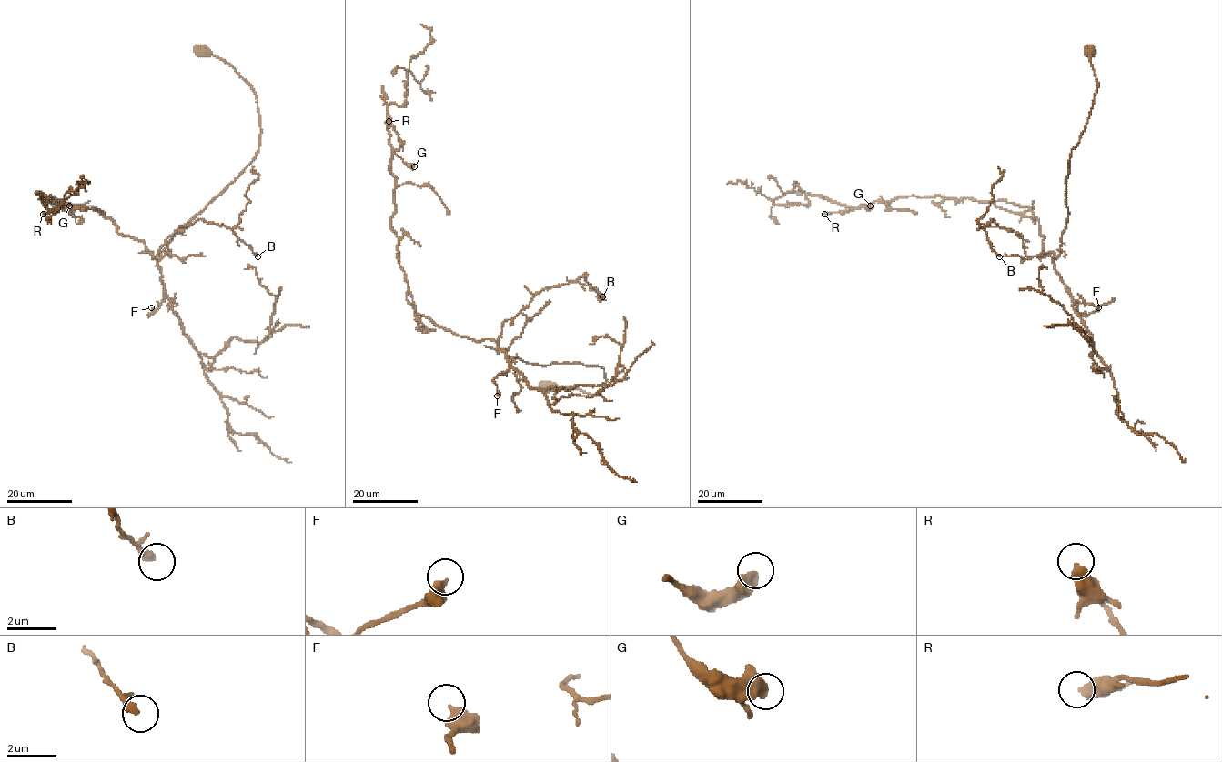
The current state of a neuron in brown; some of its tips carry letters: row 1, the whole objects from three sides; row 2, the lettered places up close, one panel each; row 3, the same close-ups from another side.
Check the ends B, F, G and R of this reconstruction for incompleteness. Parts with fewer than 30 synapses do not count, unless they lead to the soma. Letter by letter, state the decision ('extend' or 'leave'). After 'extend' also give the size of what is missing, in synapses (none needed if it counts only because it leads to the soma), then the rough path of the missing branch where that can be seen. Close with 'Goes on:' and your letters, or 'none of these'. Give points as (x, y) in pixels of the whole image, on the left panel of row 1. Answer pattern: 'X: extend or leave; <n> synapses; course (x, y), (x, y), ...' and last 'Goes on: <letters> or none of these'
B: leave
F: leave
G: leave
R: leave
Goes on: none of these

